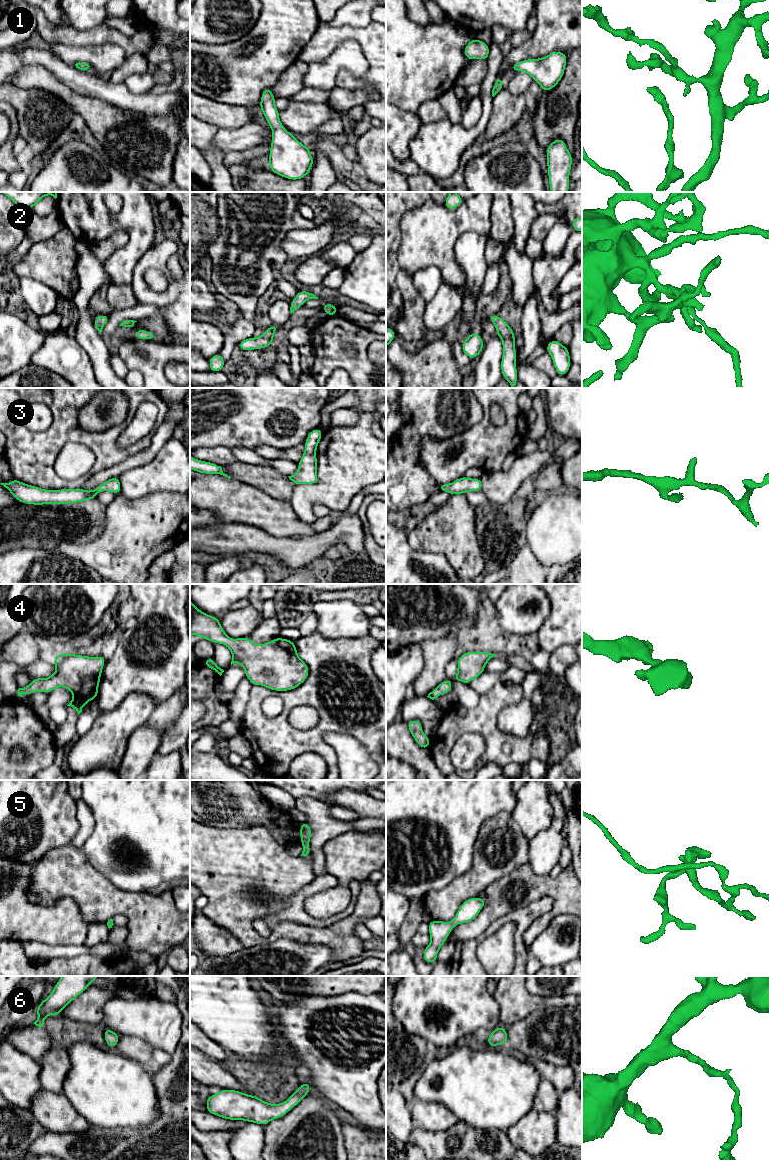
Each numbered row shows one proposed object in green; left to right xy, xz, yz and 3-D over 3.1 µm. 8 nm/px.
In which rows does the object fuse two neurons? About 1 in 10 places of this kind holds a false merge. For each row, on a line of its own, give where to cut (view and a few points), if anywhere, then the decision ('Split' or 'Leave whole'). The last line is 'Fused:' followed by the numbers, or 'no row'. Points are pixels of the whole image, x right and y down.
1: No split. Leave whole
2: No split. Leave whole
3: No split. Leave whole
4: No split. Leave whole
5: No split. Leave whole
6: No split. Leave whole
Fused: no row

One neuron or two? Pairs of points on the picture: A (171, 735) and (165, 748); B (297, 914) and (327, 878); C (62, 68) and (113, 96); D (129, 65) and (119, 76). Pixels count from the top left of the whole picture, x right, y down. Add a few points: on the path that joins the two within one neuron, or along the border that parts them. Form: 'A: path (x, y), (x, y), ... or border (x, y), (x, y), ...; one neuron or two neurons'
A: path (171, 738), (167, 745); one neuron
B: path (297, 903), (308, 890), (316, 886); one neuron
C: path (75, 78), (100, 88); one neuron
D: path (127, 68), (122, 73); one neuron

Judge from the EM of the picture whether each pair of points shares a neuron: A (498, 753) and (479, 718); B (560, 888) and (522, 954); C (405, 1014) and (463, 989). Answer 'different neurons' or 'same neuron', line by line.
A: same neuron
B: different neurons
C: same neuron

